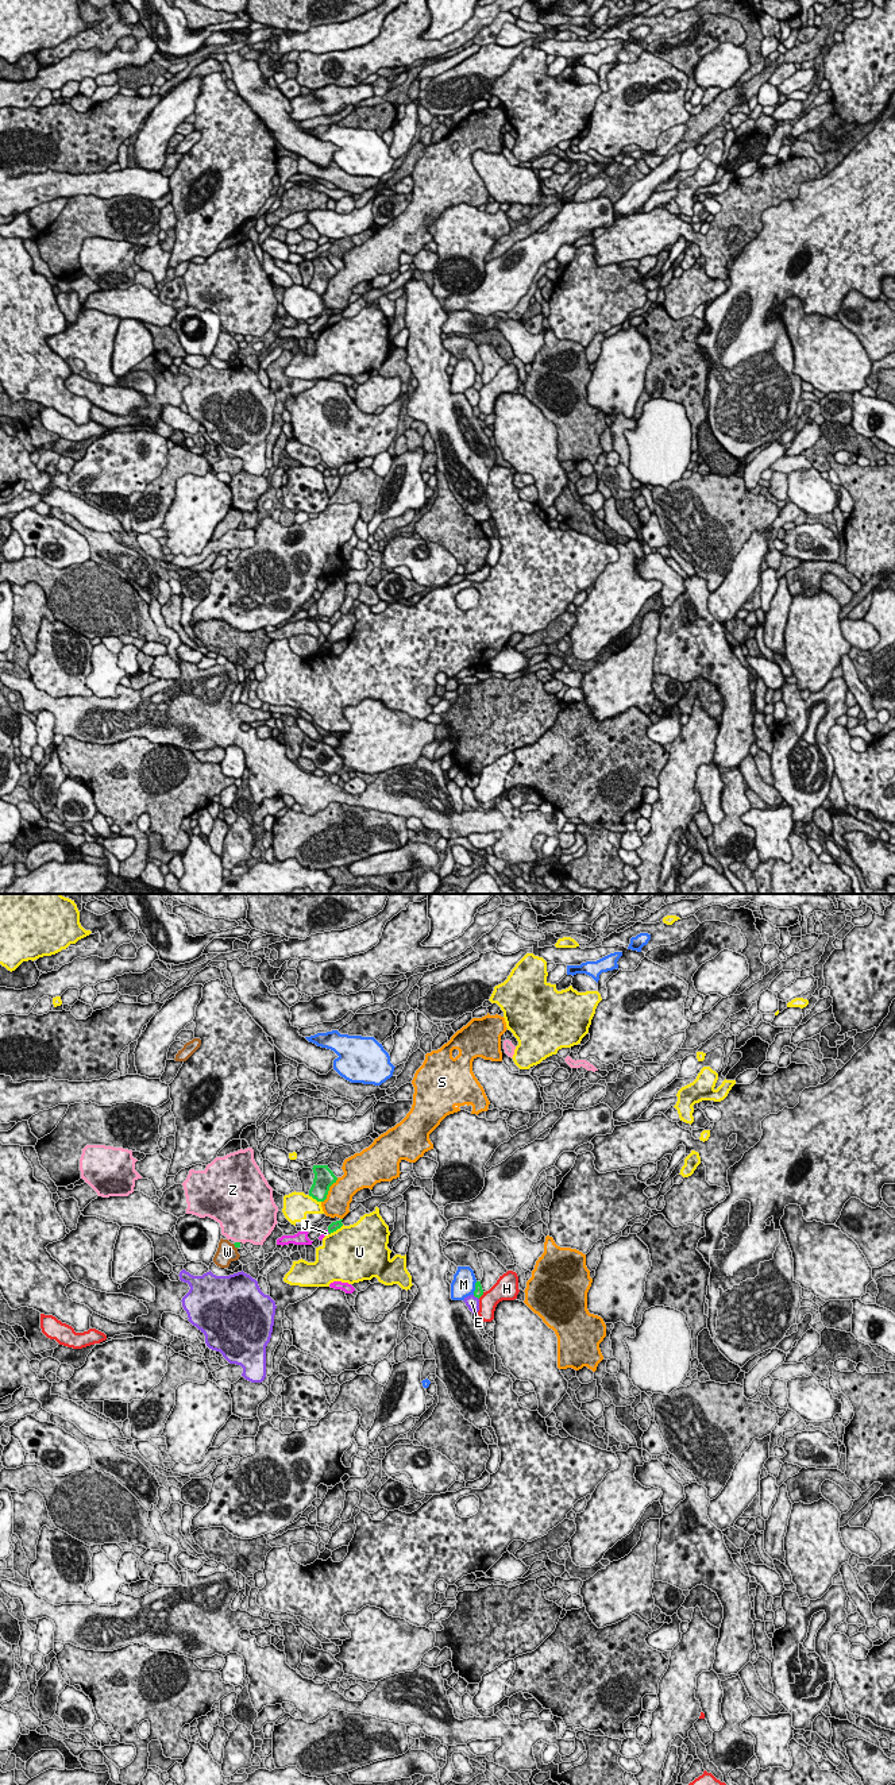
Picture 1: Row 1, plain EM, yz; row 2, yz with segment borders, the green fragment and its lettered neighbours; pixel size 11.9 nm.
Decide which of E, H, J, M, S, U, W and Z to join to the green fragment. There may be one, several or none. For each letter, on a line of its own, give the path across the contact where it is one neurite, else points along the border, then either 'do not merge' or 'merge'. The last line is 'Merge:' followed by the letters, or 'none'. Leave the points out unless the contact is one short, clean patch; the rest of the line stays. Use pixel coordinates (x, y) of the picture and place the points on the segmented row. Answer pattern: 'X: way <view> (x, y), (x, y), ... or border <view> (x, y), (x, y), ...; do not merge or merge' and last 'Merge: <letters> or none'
E: do not merge
H: border yz (483, 1292), (478, 1298); do not merge
J: border yz (327, 1230), (330, 1233); do not merge
M: do not merge
S: do not merge
U: do not merge
W: do not merge
Z: do not merge
Merge: none

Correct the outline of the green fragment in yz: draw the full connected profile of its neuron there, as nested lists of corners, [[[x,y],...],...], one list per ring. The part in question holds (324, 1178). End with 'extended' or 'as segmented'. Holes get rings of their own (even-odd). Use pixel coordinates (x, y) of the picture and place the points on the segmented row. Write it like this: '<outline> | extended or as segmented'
[[[313,1165],[313,1184],[309,1190],[309,1196],[317,1202],[324,1202],[327,1199],[329,1187],[336,1183],[337,1177],[328,1168],[328,1165]]] | as segmented

